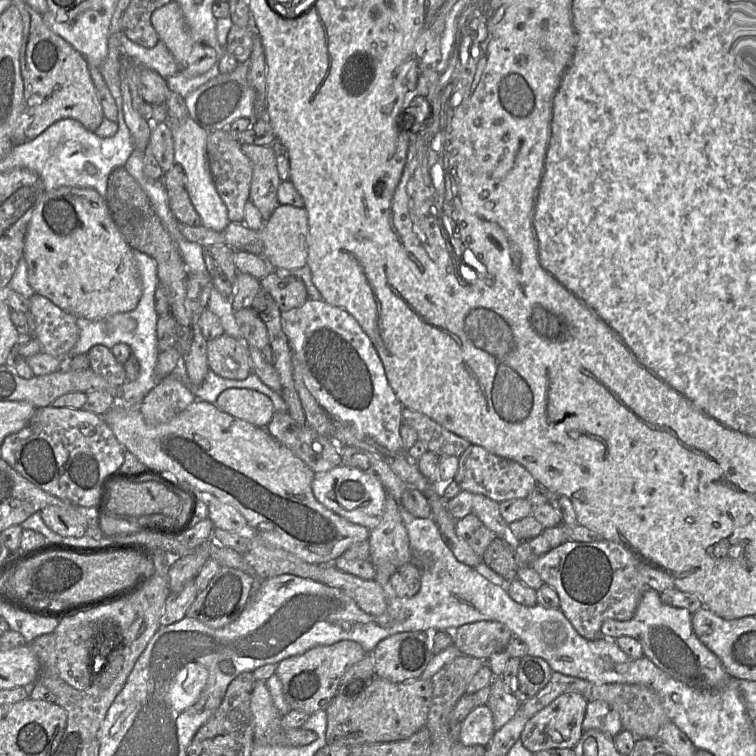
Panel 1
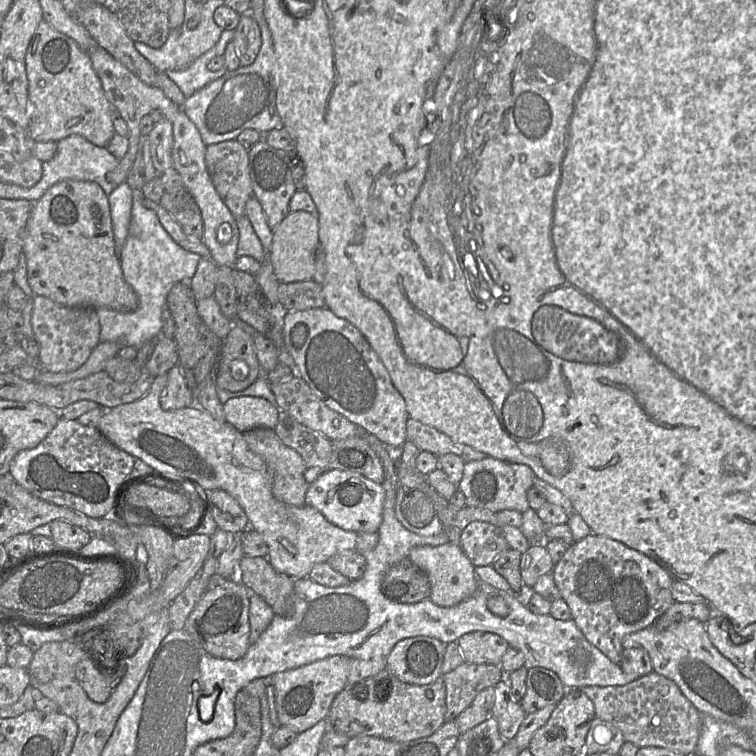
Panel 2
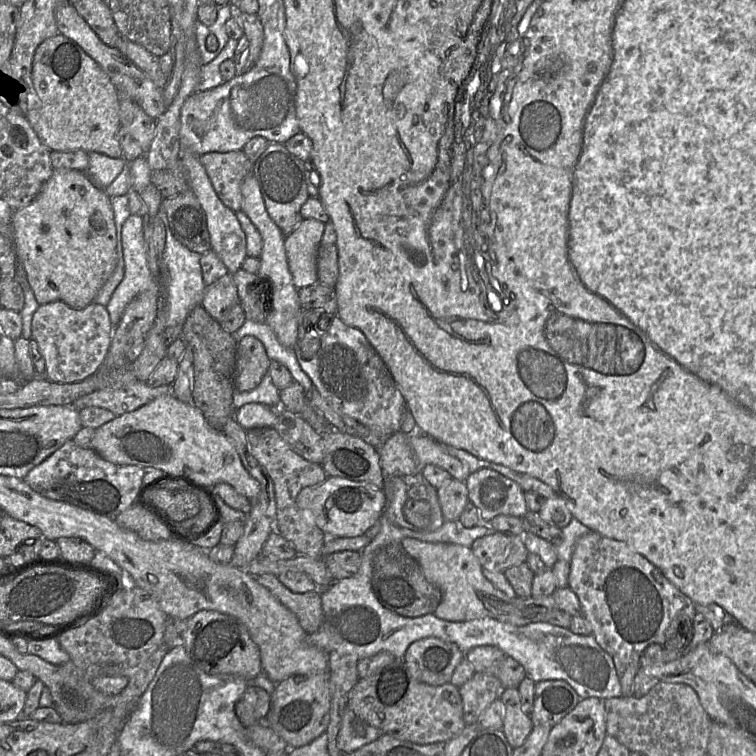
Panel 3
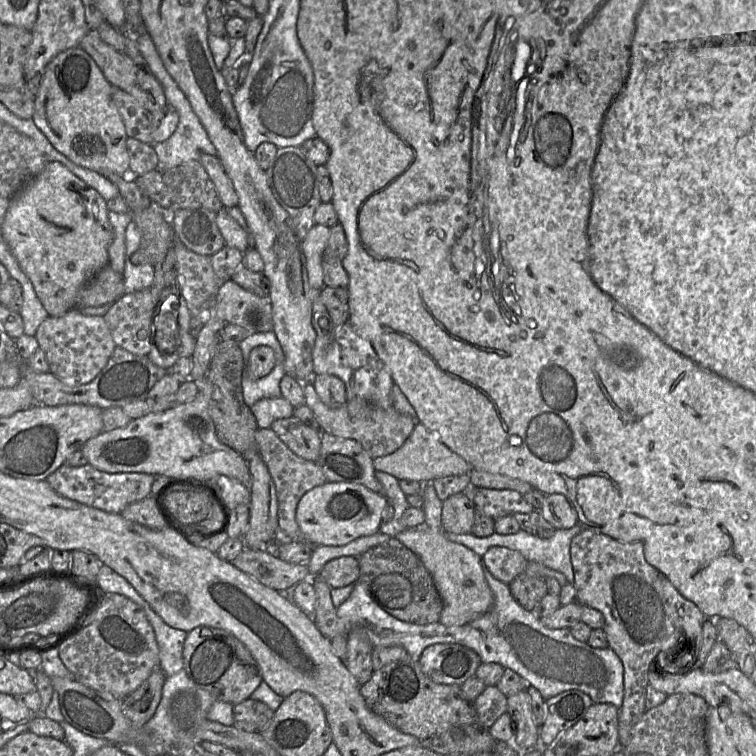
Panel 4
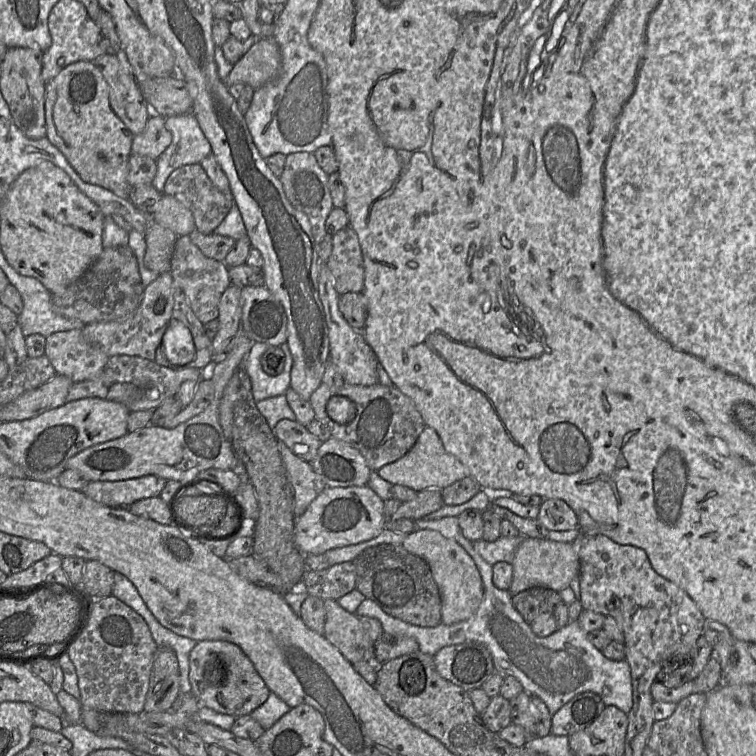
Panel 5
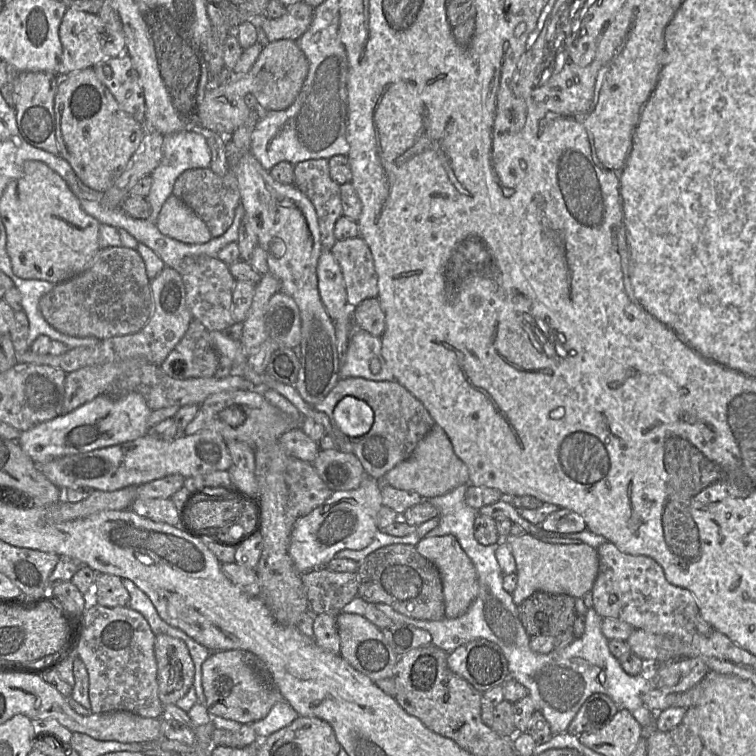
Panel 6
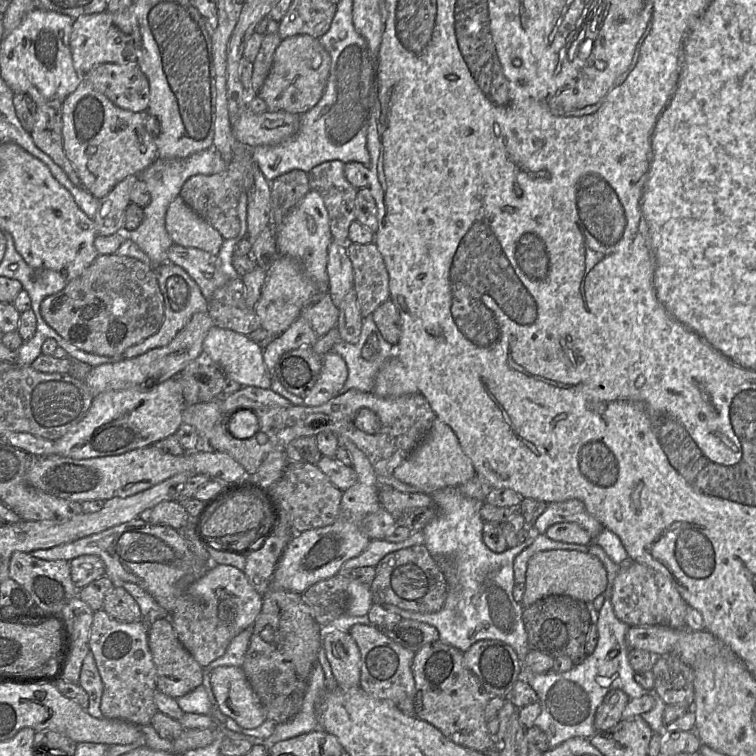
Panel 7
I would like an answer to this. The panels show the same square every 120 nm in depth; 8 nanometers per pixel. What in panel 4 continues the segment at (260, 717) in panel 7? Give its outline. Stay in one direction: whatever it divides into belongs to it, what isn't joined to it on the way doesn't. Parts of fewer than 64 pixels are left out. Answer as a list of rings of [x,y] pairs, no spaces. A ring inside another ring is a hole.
[[[198,626],[187,633],[183,646],[184,670],[188,677],[200,688],[210,692],[216,700],[233,705],[251,697],[263,681],[259,666],[246,646],[232,633],[209,626]]]

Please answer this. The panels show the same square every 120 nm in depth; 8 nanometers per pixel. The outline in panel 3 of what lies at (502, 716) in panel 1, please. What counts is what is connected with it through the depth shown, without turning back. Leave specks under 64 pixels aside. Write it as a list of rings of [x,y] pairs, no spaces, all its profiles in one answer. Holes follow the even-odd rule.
[[[505,688],[501,698],[504,705],[502,731],[512,748],[518,748],[526,741],[534,724],[530,715],[523,711],[517,688]]]

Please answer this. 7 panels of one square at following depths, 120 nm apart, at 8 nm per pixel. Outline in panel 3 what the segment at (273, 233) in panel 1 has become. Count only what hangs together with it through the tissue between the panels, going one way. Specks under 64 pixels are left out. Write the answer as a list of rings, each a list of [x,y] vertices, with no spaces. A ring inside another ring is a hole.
[[[303,219],[299,226],[285,237],[285,251],[293,283],[299,289],[318,281],[318,247],[325,223],[317,219]]]

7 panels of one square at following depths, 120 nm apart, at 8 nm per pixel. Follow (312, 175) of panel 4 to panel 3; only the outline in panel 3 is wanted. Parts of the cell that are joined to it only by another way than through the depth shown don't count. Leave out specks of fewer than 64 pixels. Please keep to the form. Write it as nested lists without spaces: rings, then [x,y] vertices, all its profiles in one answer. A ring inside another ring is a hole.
[[[268,142],[263,153],[253,162],[252,173],[258,182],[266,210],[285,235],[292,233],[301,223],[301,207],[310,197],[305,161],[287,150],[285,145]]]

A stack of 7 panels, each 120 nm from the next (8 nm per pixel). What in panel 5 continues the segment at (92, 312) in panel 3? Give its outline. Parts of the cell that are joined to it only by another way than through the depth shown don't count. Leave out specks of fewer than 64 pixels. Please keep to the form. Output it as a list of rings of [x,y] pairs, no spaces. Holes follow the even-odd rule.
[[[82,329],[47,336],[45,355],[57,375],[66,376],[73,382],[97,378],[110,358],[100,346],[83,337]]]

